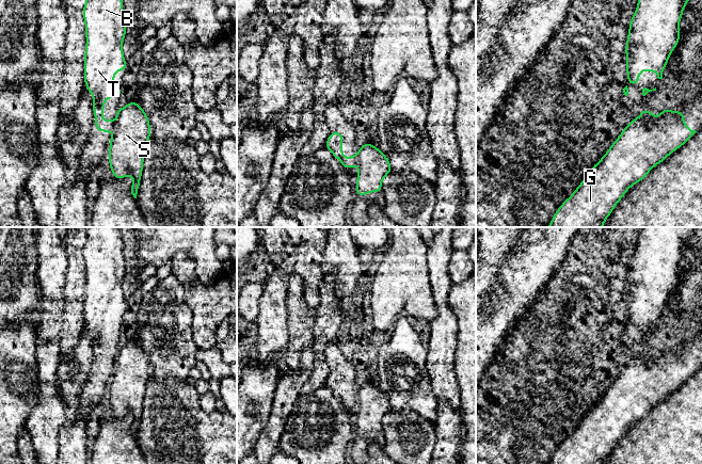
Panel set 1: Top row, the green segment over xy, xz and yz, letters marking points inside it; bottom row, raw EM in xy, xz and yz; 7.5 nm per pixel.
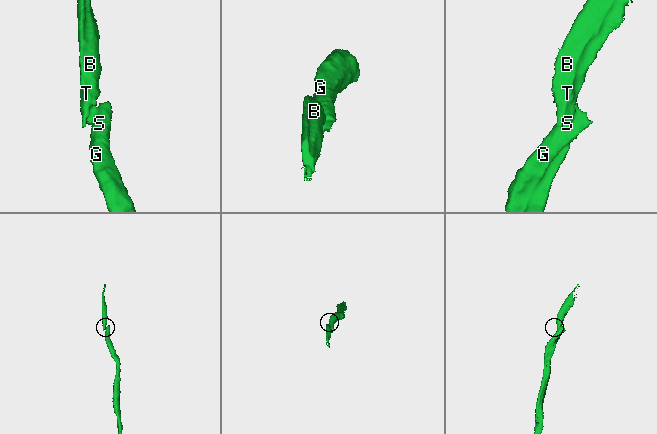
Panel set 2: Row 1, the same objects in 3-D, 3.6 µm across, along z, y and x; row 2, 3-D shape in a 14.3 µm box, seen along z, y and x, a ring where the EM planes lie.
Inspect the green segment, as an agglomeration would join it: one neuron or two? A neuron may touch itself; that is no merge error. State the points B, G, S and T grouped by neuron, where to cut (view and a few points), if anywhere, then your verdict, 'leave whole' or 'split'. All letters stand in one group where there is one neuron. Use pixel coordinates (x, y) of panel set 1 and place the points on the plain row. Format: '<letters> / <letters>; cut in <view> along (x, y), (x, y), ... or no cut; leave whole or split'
B T / G S; cut in xz along (357, 394), (355, 401); split

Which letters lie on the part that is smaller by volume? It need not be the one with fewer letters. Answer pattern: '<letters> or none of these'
B, T

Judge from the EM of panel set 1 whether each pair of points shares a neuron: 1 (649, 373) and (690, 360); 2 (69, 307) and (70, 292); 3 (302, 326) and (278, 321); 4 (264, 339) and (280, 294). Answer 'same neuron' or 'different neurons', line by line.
1: same neuron
2: same neuron
3: different neurons
4: same neuron

